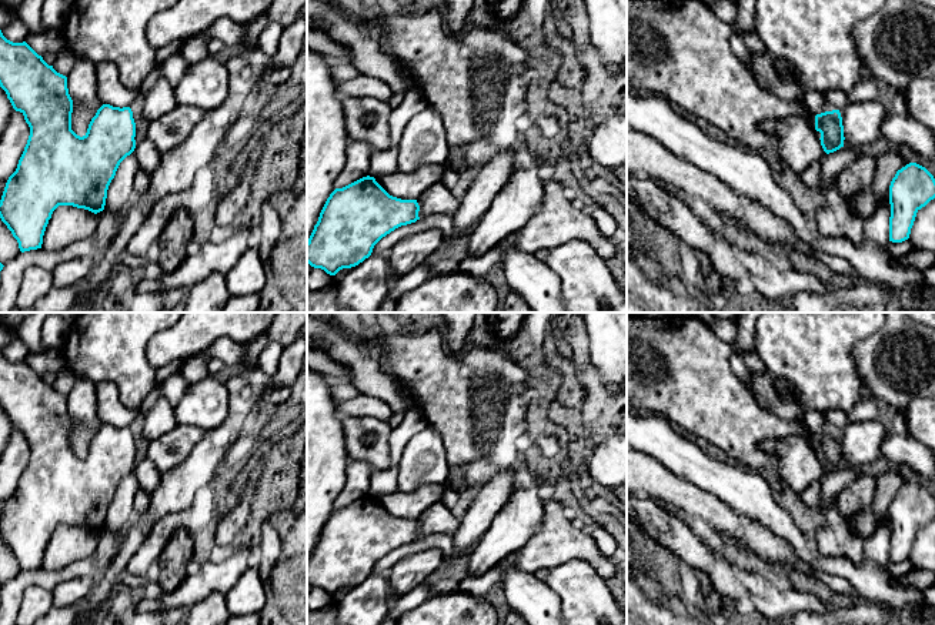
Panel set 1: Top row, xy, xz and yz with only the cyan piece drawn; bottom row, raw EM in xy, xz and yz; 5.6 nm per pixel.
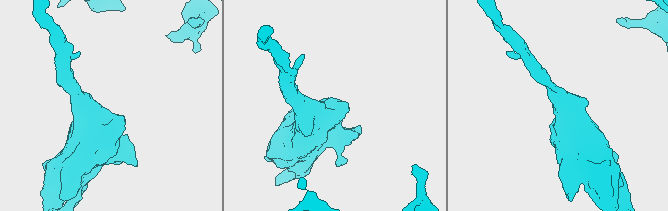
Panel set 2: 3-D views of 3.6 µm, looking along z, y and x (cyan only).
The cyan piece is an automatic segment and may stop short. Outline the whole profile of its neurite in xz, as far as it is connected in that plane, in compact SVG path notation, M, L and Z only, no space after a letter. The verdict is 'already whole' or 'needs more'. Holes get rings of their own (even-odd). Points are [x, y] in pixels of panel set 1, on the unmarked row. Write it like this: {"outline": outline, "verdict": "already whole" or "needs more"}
{"outline": "M370 495L335 508L307 561L307 582L330 595L355 586L383 557L420 539L418 531L417 519L390 515Z", "verdict": "already whole"}

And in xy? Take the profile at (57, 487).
{"outline": "M1 350L0 407L30 447L24 471L0 519L0 538L24 572L41 568L46 547L59 525L73 525L94 534L104 529L107 509L120 482L136 468L136 442L130 427L103 424L87 452L77 455L71 449L73 420L67 397L49 385L26 361L13 362Z", "verdict": "already whole"}

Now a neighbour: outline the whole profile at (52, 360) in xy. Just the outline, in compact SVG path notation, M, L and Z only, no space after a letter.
M50 348L44 352L29 354L26 362L39 374L57 374L67 368L66 358L60 348Z

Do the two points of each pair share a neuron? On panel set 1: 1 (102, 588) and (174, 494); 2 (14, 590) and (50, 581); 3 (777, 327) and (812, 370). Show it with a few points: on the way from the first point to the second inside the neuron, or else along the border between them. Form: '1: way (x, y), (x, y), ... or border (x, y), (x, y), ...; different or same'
1: way (119, 564), (134, 534), (150, 517); same
2: way (23, 581), (42, 580); same
3: way (787, 337), (810, 360); same

